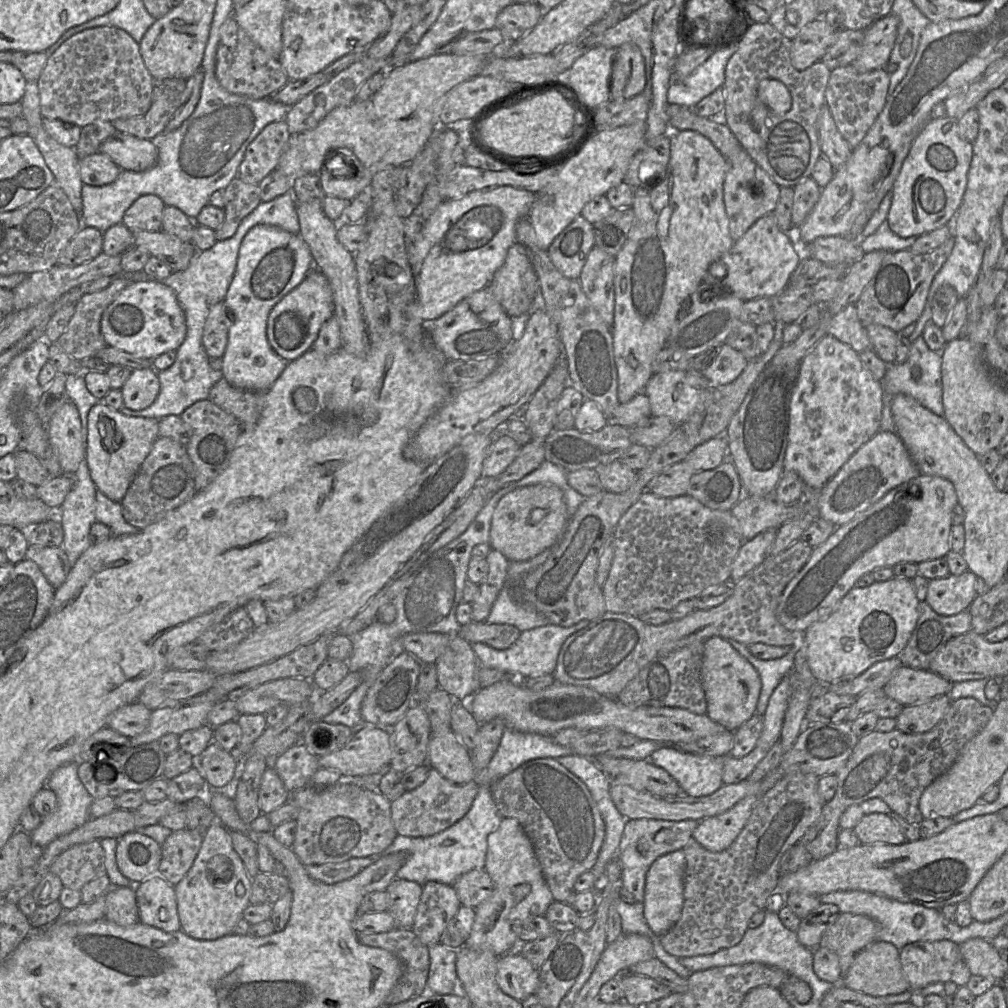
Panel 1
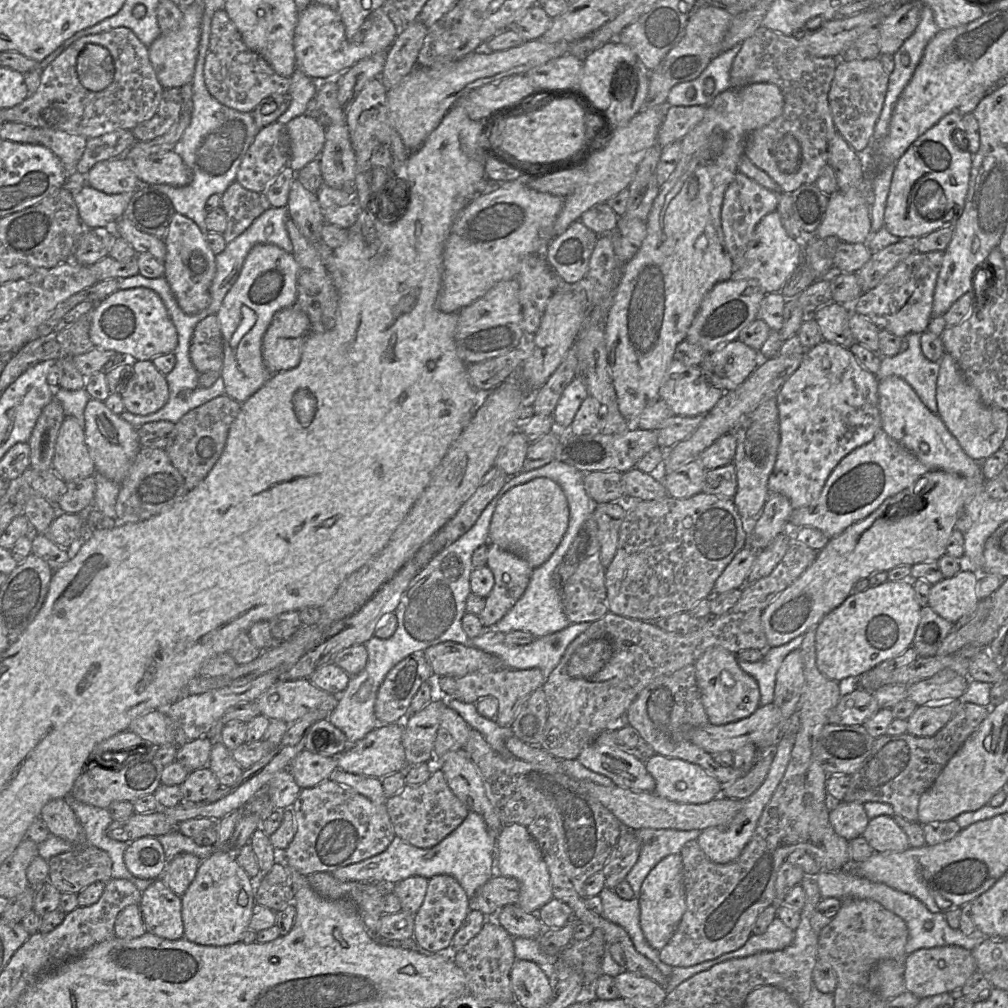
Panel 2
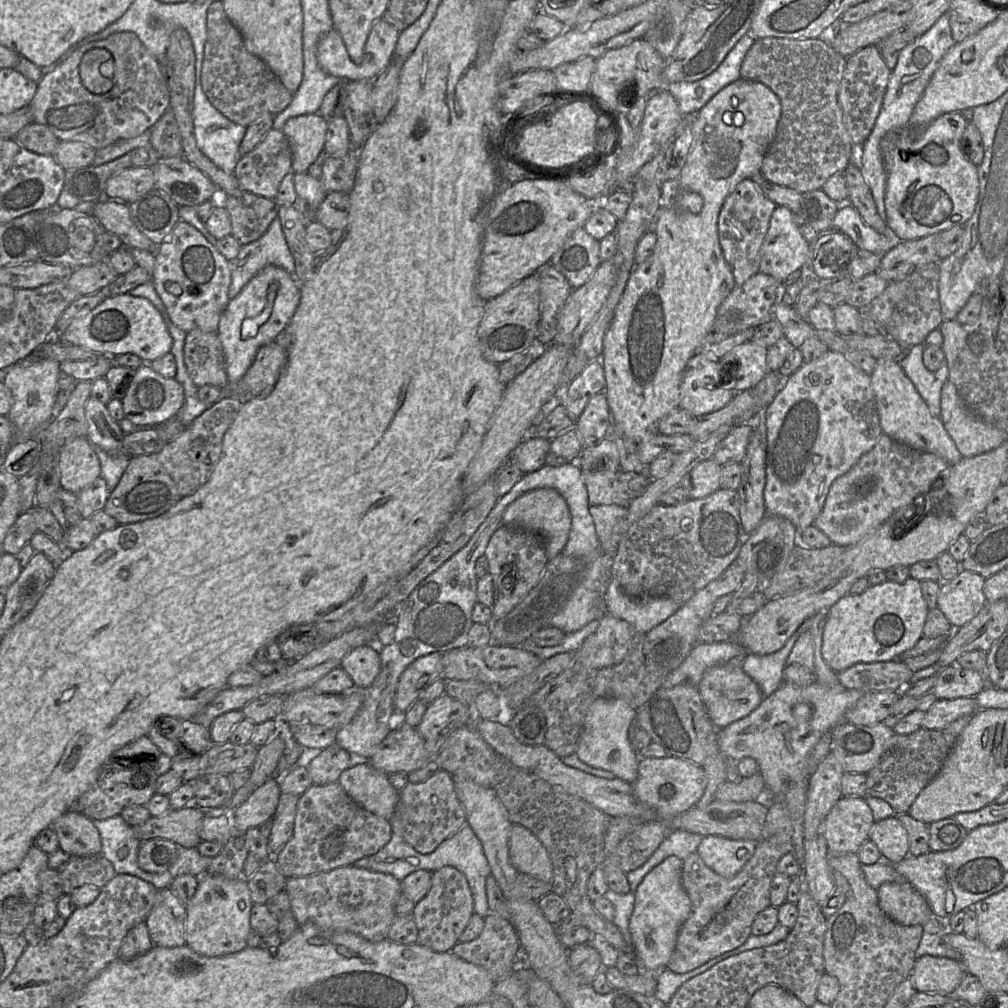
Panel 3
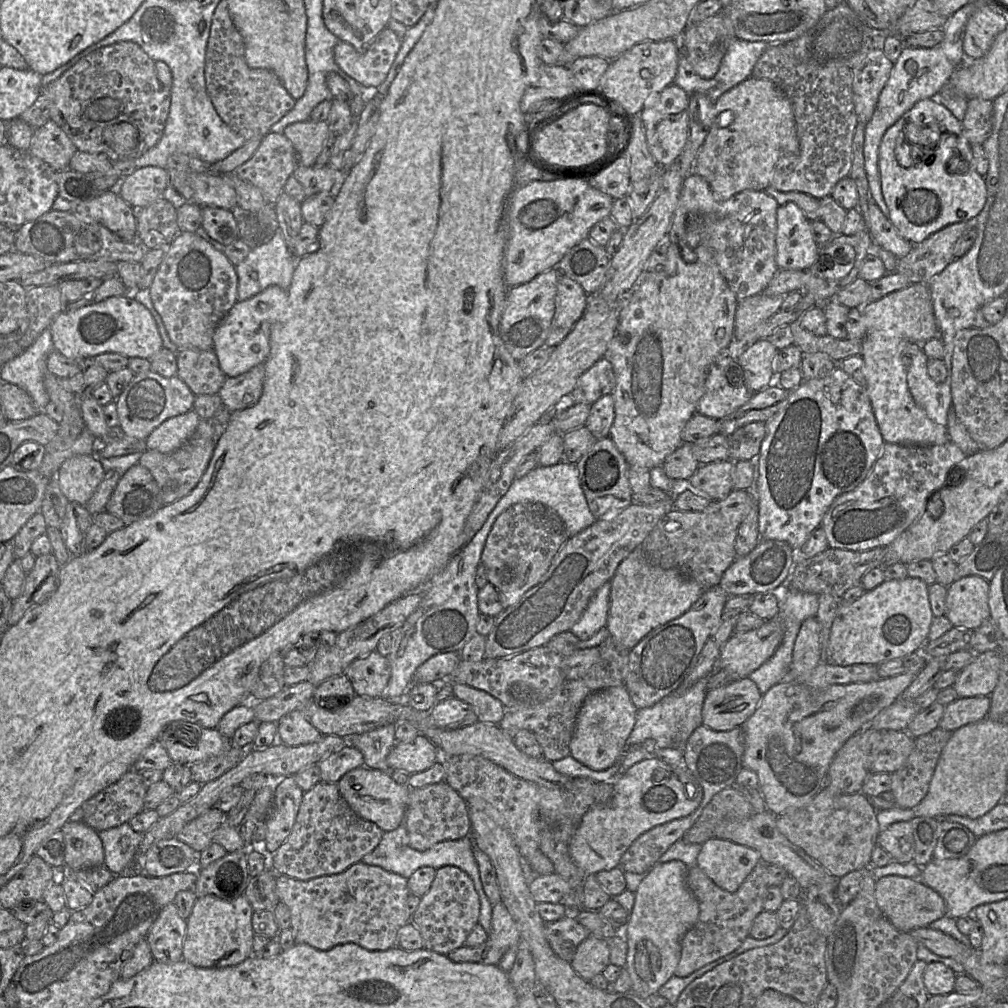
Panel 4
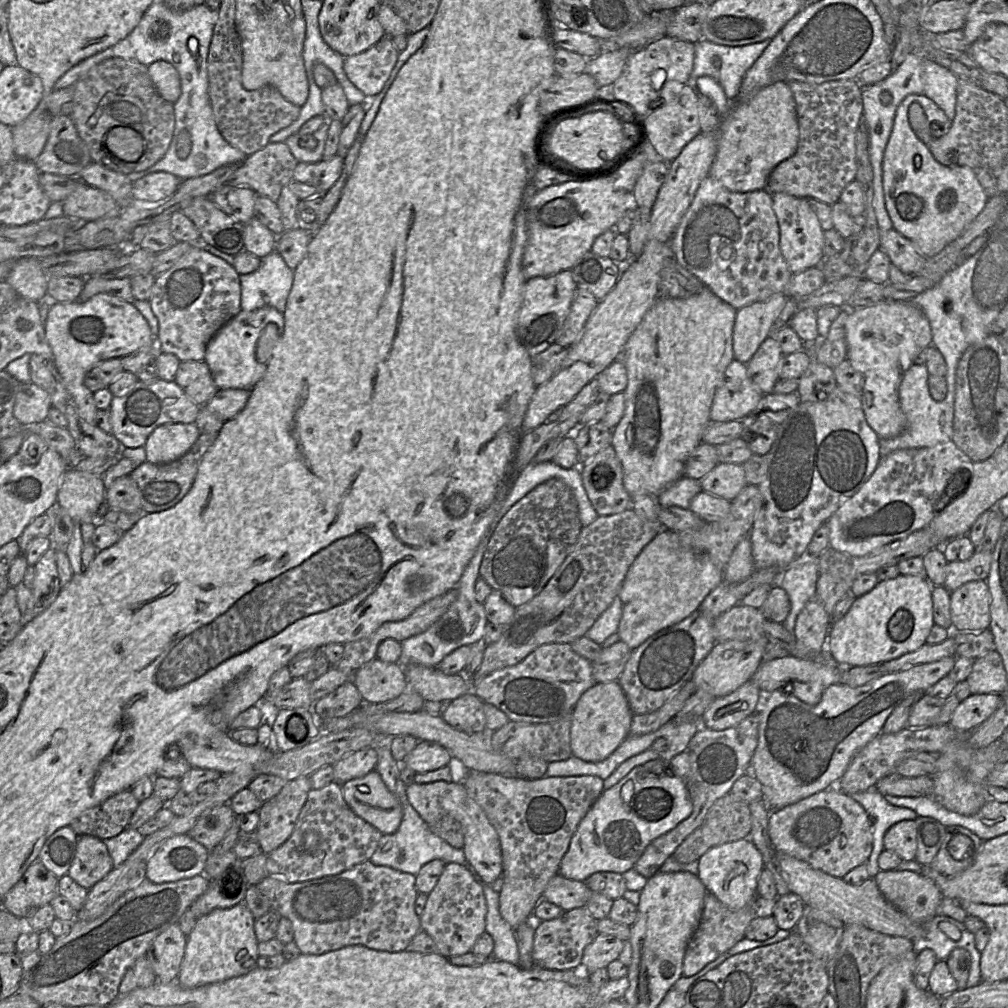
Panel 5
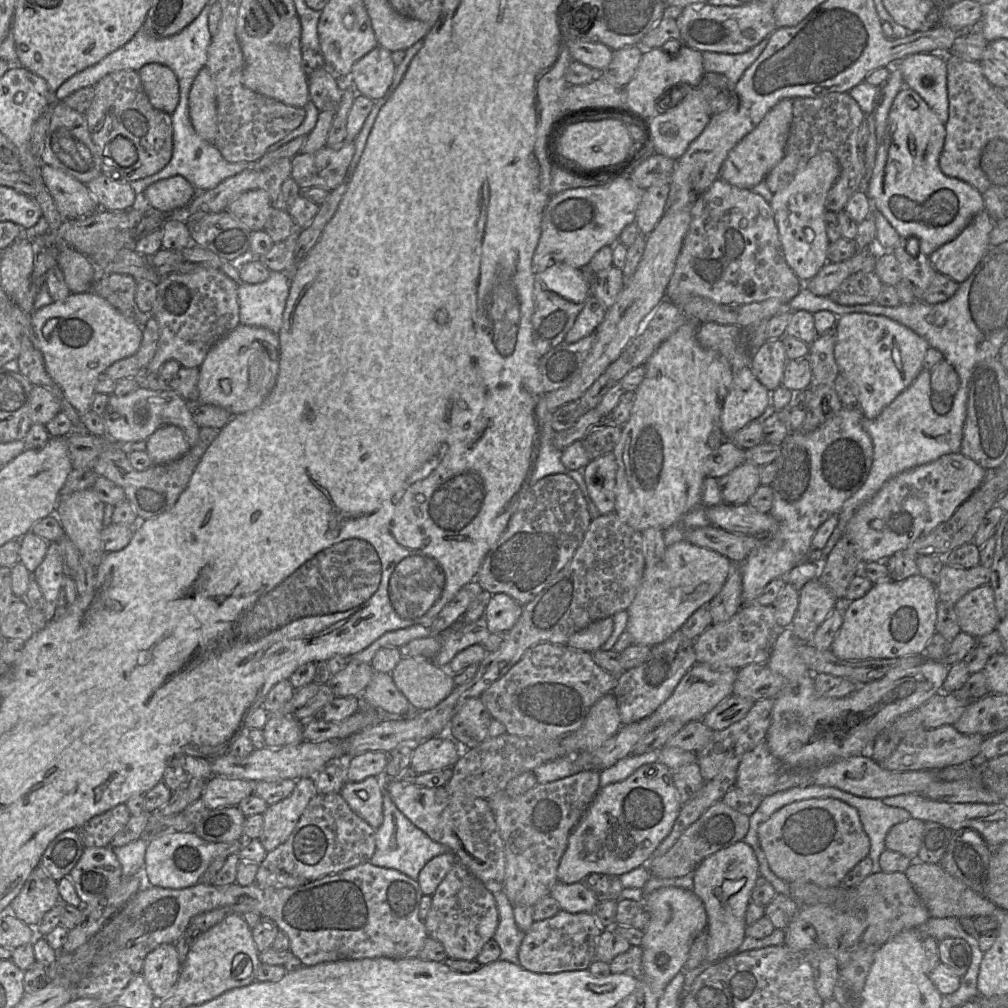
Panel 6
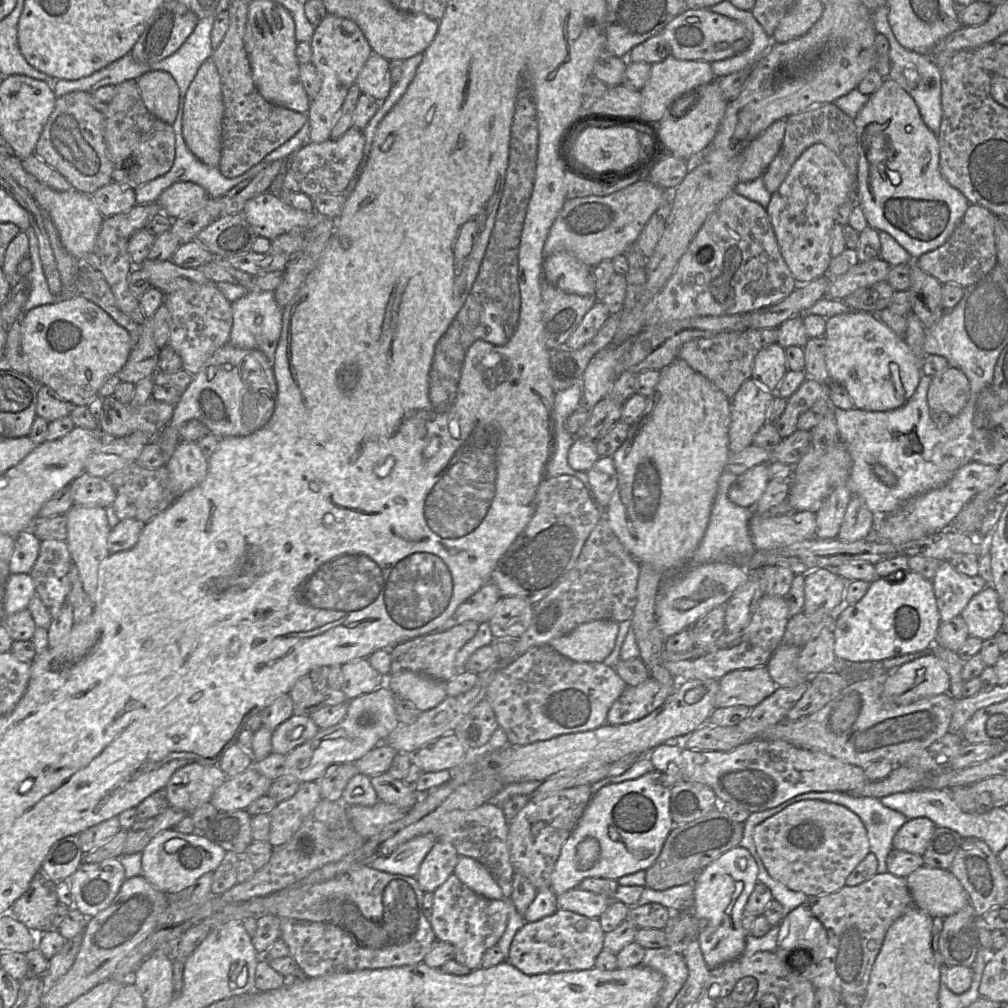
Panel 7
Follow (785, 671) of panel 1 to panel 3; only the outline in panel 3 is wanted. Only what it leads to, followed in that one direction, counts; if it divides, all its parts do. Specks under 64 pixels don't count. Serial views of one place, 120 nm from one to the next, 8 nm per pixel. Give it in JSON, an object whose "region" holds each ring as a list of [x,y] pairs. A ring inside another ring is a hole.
{"region":[[[806,618],[778,651],[766,655],[746,655],[742,669],[757,683],[763,698],[770,696],[782,684],[788,655],[799,636],[809,630],[812,618]]]}

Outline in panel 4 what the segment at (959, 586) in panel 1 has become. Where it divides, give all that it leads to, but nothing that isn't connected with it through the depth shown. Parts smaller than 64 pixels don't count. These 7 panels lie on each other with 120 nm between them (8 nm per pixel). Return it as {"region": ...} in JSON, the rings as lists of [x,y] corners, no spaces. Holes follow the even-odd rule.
{"region":[[[981,576],[957,578],[947,587],[945,616],[953,627],[974,630],[990,618],[989,581]]]}

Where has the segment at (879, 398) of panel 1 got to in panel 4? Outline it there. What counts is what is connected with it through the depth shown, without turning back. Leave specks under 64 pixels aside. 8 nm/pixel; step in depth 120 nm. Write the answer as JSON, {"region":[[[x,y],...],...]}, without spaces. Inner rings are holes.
{"region":[[[838,364],[832,373],[825,378],[802,381],[797,388],[789,392],[787,399],[782,403],[782,409],[765,424],[766,435],[762,441],[760,453],[755,460],[757,465],[757,480],[754,486],[754,493],[758,507],[760,539],[783,541],[788,543],[792,549],[799,552],[811,533],[821,525],[823,517],[833,501],[839,495],[855,489],[869,475],[882,452],[884,440],[877,425],[866,388],[858,385]]]}

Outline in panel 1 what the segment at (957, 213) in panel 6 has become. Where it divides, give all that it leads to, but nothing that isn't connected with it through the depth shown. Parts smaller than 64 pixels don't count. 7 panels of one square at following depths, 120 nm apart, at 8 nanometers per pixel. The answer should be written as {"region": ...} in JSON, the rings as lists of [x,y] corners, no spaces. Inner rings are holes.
{"region":[[[948,116],[930,120],[903,161],[887,215],[891,230],[902,238],[919,237],[943,226],[951,228],[965,193],[973,152],[972,143],[962,135],[957,120]]]}

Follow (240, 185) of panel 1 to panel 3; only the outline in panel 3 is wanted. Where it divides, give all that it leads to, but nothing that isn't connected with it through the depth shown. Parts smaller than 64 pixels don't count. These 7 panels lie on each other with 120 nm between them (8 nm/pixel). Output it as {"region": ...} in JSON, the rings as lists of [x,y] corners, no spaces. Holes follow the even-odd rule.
{"region":[[[247,191],[233,196],[219,192],[219,200],[229,212],[232,224],[231,235],[241,245],[259,239],[278,216],[275,200]]]}

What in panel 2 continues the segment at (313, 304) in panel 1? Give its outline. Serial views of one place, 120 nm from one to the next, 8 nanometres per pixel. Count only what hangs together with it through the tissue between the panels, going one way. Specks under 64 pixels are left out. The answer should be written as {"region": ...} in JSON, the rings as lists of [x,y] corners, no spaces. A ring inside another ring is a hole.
{"region":[[[297,305],[279,310],[272,318],[262,340],[262,354],[270,374],[290,370],[300,362],[303,345],[311,332],[307,314]]]}

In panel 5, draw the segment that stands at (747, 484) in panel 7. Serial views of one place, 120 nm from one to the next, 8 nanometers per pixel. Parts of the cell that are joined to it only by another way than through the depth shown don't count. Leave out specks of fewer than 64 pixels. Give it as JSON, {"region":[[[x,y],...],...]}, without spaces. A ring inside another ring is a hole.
{"region":[[[736,463],[717,464],[699,482],[703,491],[729,501],[747,486],[744,468]]]}

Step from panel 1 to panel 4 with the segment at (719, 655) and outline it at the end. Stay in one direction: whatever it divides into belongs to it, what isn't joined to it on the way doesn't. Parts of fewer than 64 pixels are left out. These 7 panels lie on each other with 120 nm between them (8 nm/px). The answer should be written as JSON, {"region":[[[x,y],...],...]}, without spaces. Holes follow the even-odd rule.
{"region":[[[749,677],[708,690],[702,709],[702,723],[714,731],[740,727],[756,711],[761,698],[757,685]]]}

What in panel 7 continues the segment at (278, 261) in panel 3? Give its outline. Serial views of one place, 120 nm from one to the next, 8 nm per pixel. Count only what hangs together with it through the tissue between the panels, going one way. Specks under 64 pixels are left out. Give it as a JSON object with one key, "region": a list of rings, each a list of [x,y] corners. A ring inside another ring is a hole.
{"region":[[[248,291],[232,303],[233,325],[229,343],[233,346],[259,350],[273,363],[282,329],[283,309],[275,300],[272,291]]]}

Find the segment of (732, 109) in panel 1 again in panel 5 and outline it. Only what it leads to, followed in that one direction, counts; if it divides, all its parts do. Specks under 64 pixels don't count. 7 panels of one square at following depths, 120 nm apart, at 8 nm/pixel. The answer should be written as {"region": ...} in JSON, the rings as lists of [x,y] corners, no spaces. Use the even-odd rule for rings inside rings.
{"region":[[[854,79],[821,84],[791,81],[787,85],[796,103],[798,146],[793,156],[773,169],[767,189],[772,194],[786,193],[833,205],[857,173],[856,132],[863,115],[861,85]]]}

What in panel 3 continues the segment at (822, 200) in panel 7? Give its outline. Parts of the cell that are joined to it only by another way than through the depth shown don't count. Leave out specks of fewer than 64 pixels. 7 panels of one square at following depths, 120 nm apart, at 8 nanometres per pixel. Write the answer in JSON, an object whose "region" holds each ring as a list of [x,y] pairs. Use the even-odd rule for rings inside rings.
{"region":[[[776,207],[760,249],[759,272],[781,283],[793,279],[807,261],[810,250],[810,243],[801,235],[792,216],[789,208]]]}

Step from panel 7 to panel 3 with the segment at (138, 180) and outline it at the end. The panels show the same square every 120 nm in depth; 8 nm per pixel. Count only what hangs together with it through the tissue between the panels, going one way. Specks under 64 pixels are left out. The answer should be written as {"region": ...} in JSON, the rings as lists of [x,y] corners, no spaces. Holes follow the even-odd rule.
{"region":[[[130,31],[111,34],[106,39],[89,42],[75,50],[53,72],[42,77],[37,92],[30,103],[33,123],[47,126],[60,141],[83,142],[98,150],[121,139],[140,136],[151,129],[163,113],[170,107],[170,90],[165,68],[147,50],[139,37]],[[94,48],[108,50],[114,59],[114,85],[105,94],[94,94],[87,90],[81,81],[79,66],[85,52]]]}

